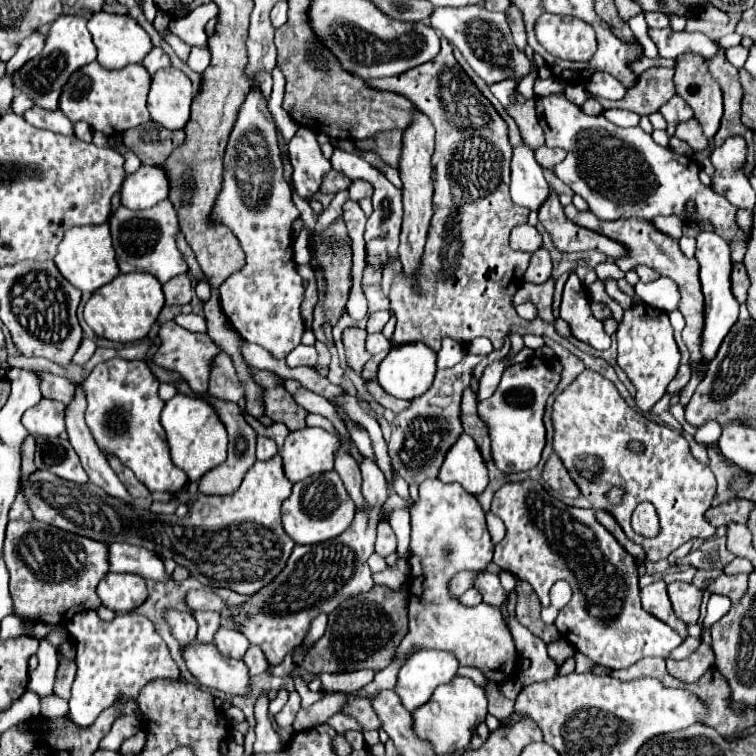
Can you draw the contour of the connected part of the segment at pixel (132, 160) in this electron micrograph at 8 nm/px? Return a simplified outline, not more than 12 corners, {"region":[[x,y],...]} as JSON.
{"region":[[121,136],[119,142],[119,152],[125,156],[127,174],[137,172],[141,166],[139,158],[123,148]]}

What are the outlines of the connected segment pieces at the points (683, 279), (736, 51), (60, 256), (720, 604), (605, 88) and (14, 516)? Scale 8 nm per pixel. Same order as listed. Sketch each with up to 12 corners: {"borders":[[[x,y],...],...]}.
{"borders":[[[565,206],[565,216],[627,250],[617,266],[639,264],[677,282],[683,340],[701,364],[703,294],[697,260],[647,220],[599,220]],[[727,48],[725,56],[735,68],[741,68],[747,58],[747,48]],[[109,224],[65,232],[53,262],[81,292],[119,274]],[[711,594],[703,630],[723,618],[731,608],[731,600]],[[591,74],[585,90],[597,98],[619,100],[627,92],[611,74]],[[19,494],[11,506],[9,520],[27,520],[29,508]]]}

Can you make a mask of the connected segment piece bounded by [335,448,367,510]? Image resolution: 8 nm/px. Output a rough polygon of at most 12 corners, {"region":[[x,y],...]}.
{"region":[[339,448],[335,470],[357,510],[367,502],[361,494],[361,470],[353,456]]}

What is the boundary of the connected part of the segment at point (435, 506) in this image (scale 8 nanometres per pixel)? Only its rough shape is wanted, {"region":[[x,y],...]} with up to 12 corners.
{"region":[[457,482],[419,484],[409,598],[413,646],[503,682],[517,650],[501,610],[465,608],[455,572],[487,568],[485,512]]}

